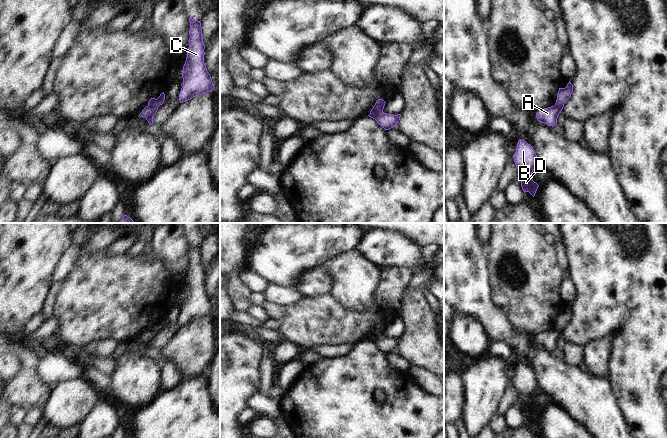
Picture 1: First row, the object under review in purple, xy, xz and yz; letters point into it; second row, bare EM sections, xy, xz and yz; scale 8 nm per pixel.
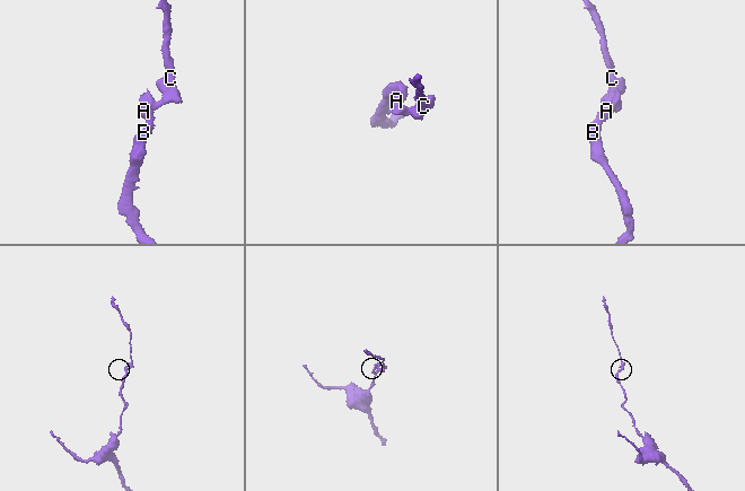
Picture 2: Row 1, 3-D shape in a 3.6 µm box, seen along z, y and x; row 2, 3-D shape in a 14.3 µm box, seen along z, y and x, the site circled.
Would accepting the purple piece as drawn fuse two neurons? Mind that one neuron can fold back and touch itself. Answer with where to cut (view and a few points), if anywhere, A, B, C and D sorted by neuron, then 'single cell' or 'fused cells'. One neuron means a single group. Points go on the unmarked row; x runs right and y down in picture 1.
cut in xz along (382, 334), (370, 337); A B D / C; fused cells

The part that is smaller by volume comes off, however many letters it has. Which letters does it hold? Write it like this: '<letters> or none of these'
C

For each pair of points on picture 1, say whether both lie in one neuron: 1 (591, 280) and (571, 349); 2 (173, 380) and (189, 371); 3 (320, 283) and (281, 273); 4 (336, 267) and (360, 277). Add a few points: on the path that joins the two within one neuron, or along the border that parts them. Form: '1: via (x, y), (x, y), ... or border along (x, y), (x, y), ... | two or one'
1: border along (567, 342), (580, 345), (583, 348) | two
2: border along (167, 357), (173, 360), (184, 378) | two
3: border along (320, 265), (307, 270), (295, 285) | two
4: via (342, 268), (350, 270), (354, 274) | one

